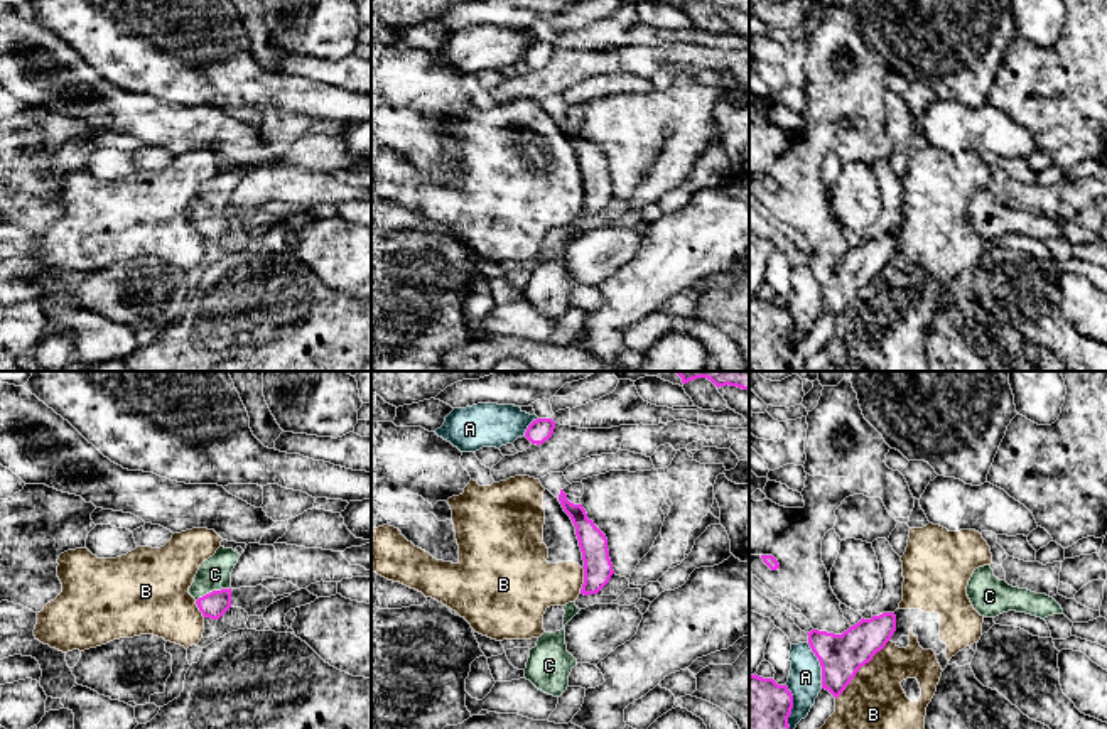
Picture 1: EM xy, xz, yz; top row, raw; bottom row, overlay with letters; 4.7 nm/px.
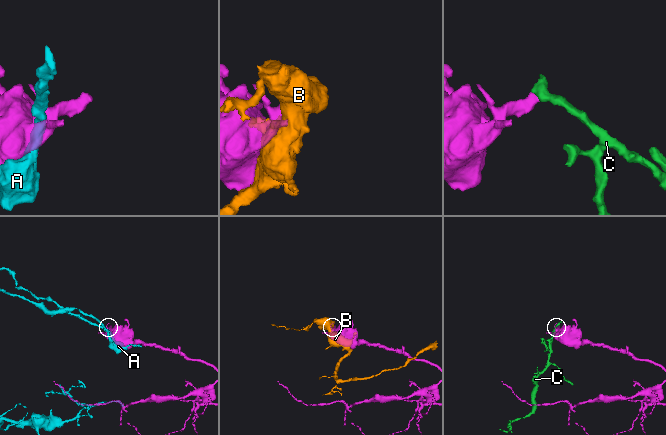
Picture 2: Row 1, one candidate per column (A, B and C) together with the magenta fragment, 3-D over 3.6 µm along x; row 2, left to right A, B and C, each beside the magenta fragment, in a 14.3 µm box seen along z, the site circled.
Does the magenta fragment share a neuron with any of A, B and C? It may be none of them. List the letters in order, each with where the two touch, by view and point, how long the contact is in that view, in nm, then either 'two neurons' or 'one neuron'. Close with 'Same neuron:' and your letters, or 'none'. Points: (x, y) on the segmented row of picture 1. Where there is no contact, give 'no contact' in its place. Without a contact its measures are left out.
A: yz (820, 665) | 220 nm | two neurons
B: yz (859, 667) | 400 nm | two neurons
C: xy (213, 591) | 180 nm | one neuron
Same neuron: C

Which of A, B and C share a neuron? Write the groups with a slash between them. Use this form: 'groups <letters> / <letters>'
groups A / B / C

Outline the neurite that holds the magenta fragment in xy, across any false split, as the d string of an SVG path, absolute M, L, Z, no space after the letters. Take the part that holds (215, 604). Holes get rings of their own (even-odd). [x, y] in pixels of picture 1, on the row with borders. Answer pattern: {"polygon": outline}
{"polygon": "M219 547L201 564L189 594L204 618L219 619L231 608L231 572L238 559L233 548Z"}

